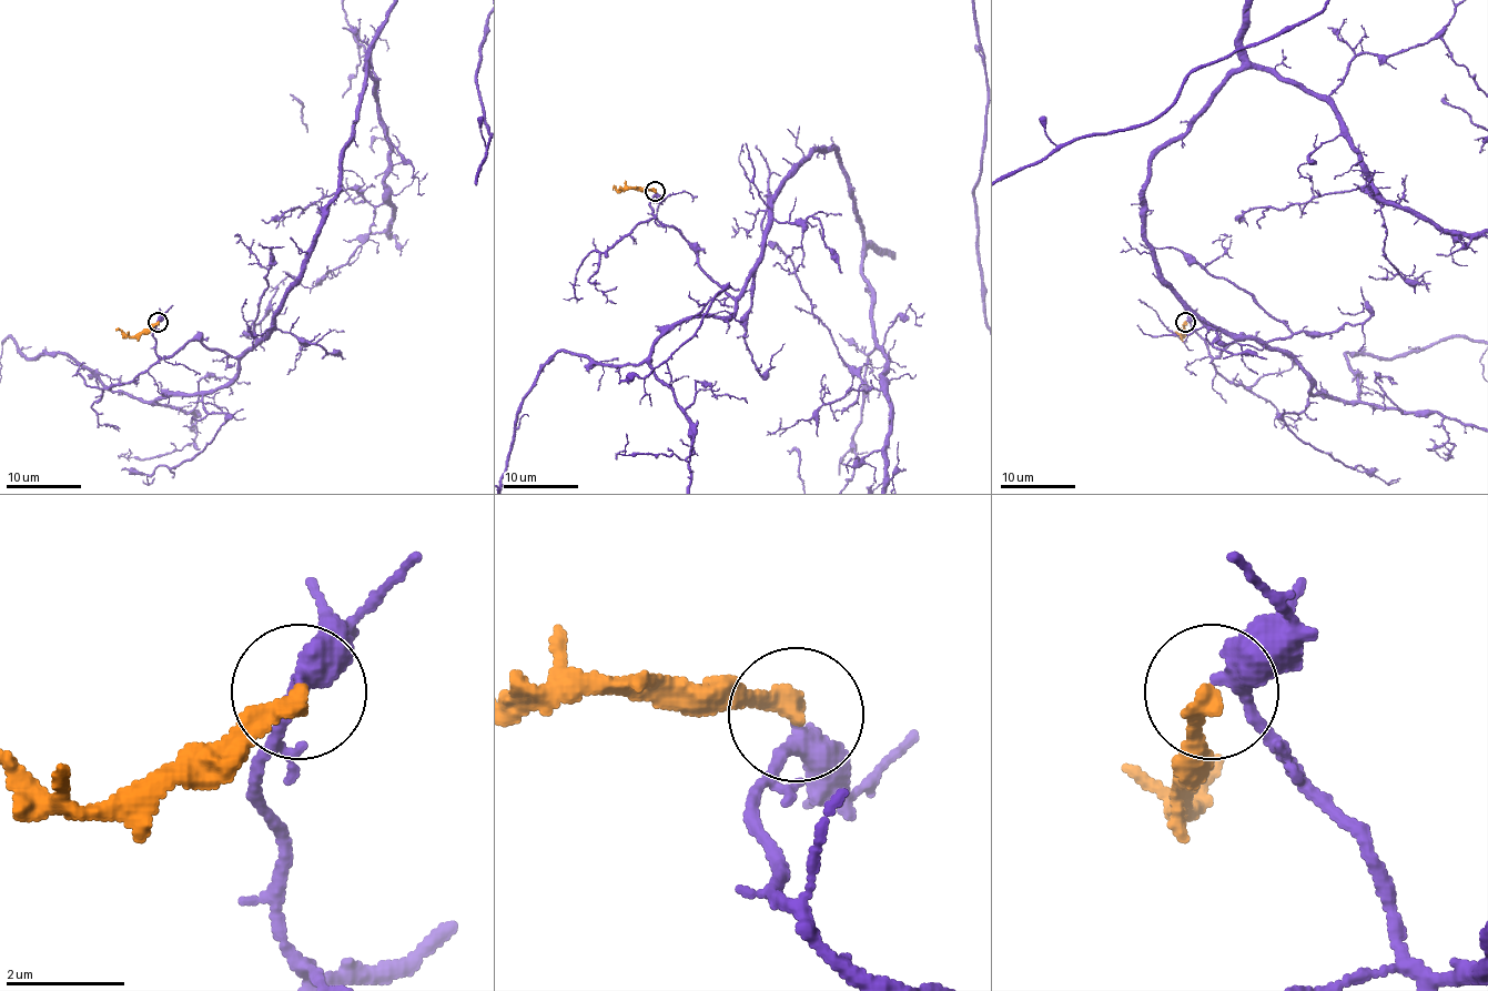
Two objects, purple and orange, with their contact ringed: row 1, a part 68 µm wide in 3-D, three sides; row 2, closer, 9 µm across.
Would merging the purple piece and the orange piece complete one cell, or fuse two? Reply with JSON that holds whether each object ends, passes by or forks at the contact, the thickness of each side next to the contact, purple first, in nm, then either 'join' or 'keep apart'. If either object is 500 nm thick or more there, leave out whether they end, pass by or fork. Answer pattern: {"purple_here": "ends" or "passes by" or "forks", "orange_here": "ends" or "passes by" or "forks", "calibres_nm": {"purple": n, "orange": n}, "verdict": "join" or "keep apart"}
{"purple_here": "passes by", "orange_here": "ends", "calibres_nm": {"purple": 340, "orange": 320}, "verdict": "keep apart"}

